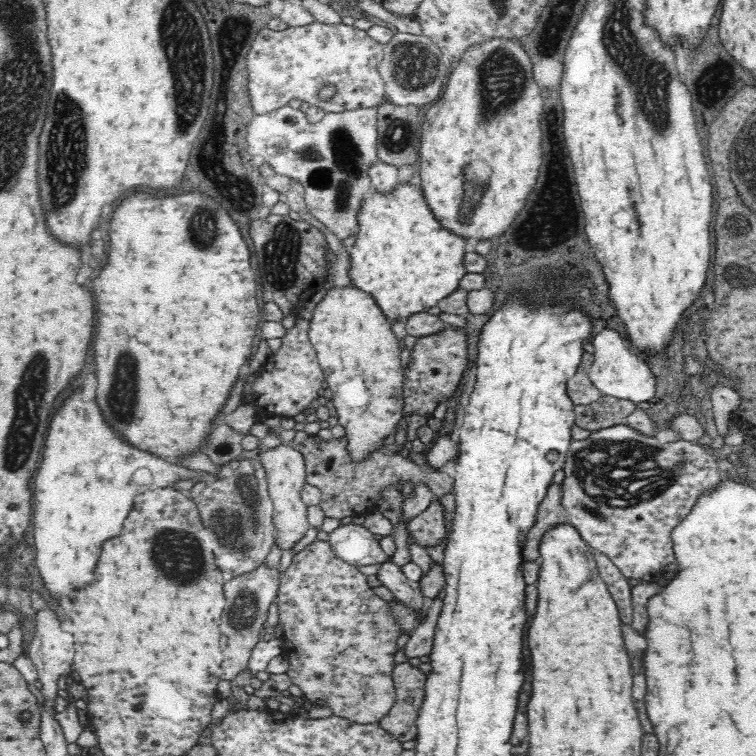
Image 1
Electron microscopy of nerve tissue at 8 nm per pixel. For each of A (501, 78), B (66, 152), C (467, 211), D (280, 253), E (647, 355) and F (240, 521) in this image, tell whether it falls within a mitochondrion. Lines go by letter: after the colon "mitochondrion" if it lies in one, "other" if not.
A: mitochondrion
B: mitochondrion
C: mitochondrion
D: mitochondrion
E: other
F: mitochondrion

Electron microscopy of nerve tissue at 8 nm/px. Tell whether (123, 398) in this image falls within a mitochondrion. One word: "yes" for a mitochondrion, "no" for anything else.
yes

